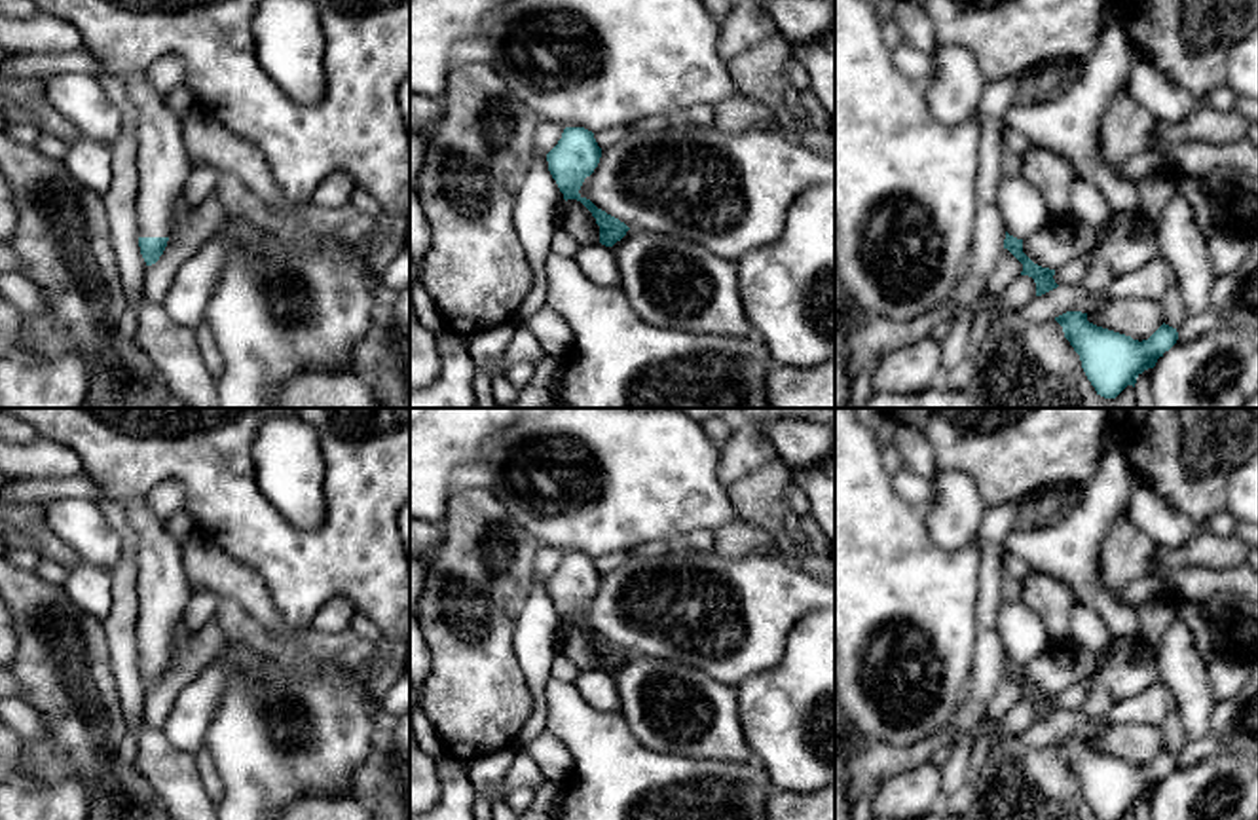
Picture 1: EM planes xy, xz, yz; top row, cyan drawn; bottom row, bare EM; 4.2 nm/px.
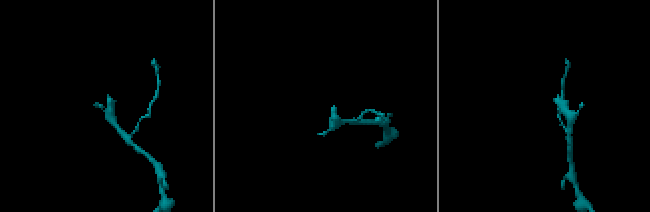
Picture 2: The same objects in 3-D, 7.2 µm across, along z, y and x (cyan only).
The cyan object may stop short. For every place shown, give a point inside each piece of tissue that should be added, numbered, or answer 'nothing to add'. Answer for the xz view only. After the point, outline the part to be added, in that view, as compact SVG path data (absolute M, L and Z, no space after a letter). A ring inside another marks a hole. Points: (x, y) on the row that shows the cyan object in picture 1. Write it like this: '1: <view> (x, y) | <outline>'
nothing to add

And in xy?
1: xy (164, 167) | M146 74L118 78L137 110L139 237L169 237L175 205L194 171L182 142L180 120L169 110L165 97L150 85Z

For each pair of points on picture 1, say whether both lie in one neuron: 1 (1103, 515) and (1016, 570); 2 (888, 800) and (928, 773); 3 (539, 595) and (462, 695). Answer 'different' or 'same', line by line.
1: different
2: same
3: different

